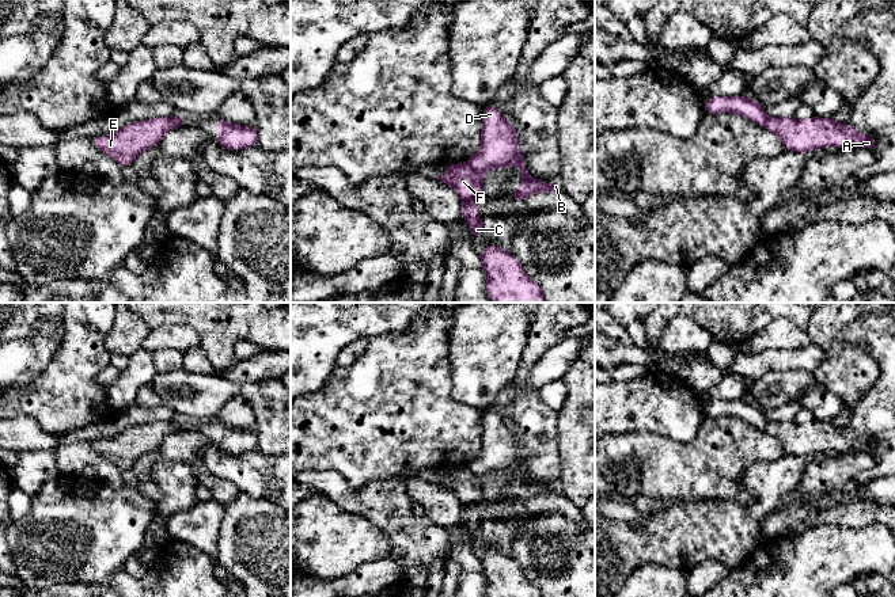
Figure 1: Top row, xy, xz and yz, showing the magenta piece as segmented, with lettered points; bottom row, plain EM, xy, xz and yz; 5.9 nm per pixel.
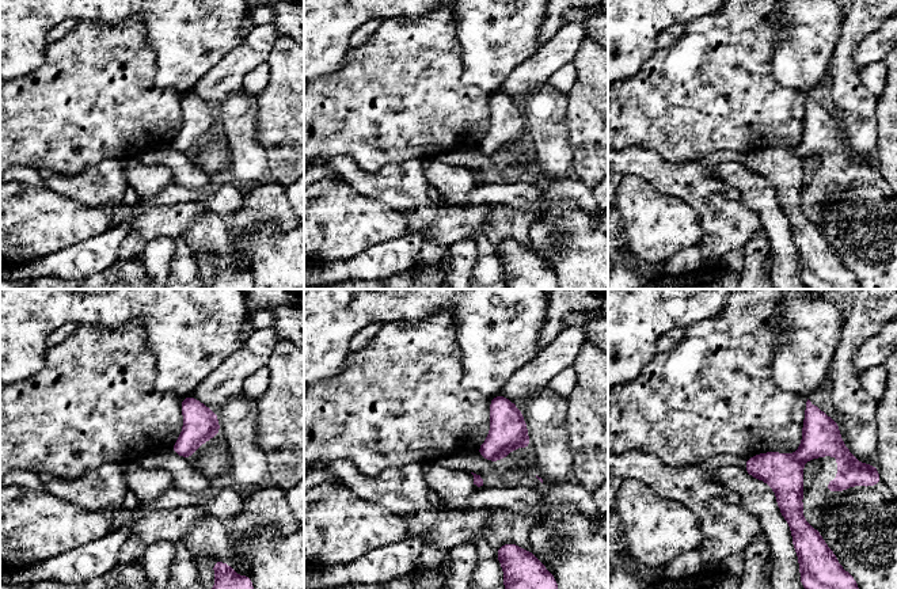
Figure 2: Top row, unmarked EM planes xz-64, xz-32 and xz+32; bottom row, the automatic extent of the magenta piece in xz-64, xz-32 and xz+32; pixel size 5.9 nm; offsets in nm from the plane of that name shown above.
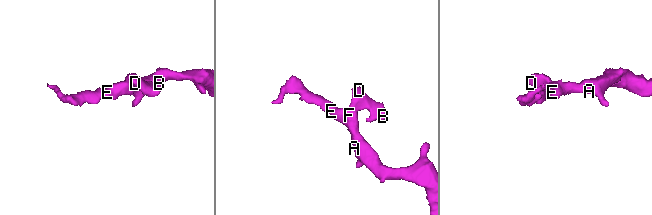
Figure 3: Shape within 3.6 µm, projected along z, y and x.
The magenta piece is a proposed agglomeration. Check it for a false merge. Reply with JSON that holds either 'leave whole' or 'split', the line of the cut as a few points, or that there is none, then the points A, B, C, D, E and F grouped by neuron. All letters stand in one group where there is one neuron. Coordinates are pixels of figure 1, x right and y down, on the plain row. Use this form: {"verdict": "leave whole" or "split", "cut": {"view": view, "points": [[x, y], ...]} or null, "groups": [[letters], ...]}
{"verdict": "split", "cut": {"view": "xz", "points": [[467, 466], [482, 478]]}, "groups": [["A", "C", "E", "F"], ["B", "D"]]}

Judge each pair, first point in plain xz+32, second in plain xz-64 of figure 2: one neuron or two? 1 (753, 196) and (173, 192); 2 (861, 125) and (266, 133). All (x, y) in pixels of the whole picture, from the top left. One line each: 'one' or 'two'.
1: two
2: two

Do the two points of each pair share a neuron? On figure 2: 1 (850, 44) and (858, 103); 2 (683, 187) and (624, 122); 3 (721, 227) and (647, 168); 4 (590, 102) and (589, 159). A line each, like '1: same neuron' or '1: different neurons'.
1: same neuron
2: different neurons
3: same neuron
4: same neuron

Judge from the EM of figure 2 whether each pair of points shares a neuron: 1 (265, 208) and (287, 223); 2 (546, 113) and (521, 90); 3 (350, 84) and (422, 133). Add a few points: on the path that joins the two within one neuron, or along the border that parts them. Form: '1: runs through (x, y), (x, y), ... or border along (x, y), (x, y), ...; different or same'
1: runs through (270, 208), (281, 217); same
2: border along (547, 79), (524, 98); different
3: runs through (368, 97), (392, 103), (405, 116); same

